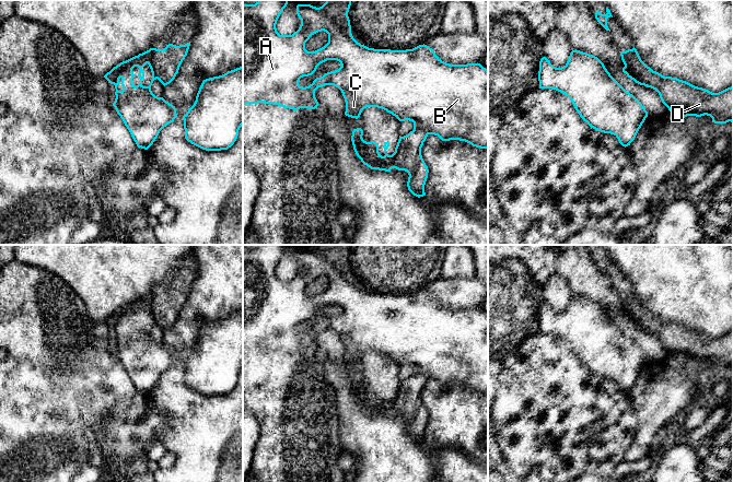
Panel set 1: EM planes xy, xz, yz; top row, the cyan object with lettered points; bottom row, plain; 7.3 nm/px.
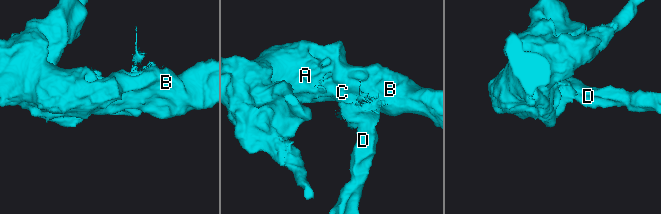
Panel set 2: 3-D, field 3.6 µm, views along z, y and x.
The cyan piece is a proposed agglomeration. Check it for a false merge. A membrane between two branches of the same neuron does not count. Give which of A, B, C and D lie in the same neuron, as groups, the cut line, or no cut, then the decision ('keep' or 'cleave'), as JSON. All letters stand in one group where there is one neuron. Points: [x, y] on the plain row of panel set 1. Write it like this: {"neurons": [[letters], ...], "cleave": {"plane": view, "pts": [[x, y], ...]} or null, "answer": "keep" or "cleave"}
{"neurons": [["A", "B", "C"], ["D"]], "cleave": {"plane": "xy", "pts": [[176, 291], [164, 294], [159, 300], [155, 322]]}, "answer": "cleave"}

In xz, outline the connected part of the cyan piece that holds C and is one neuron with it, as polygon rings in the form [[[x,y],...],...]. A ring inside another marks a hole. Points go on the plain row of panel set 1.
[[[258,245],[255,249],[243,249],[243,350],[265,348],[293,355],[315,354],[318,351],[315,336],[325,330],[334,330],[342,338],[345,360],[348,362],[358,364],[364,353],[377,352],[399,366],[412,366],[414,375],[438,380],[442,386],[459,385],[488,395],[488,315],[480,308],[446,308],[424,289],[406,295],[374,294],[361,290],[351,279],[348,261],[351,245],[326,245],[319,252],[298,249],[296,259],[301,264],[299,274],[292,280],[280,280],[276,269],[287,249],[288,245]],[[322,275],[328,279],[328,287],[315,296],[307,296],[305,287]],[[327,305],[337,305],[341,311],[316,322],[309,331],[299,330],[301,322],[312,320]]]

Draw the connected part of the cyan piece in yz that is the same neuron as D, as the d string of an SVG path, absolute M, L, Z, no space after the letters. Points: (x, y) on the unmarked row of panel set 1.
M643 306L636 320L659 338L672 358L684 363L707 360L714 368L733 367L733 331L712 338L677 322L664 321Z

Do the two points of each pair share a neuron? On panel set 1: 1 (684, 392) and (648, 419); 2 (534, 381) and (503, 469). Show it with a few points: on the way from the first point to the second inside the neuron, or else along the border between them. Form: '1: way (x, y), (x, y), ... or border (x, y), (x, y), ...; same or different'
1: way (675, 392), (656, 410); same
2: border (499, 446), (510, 470); different

